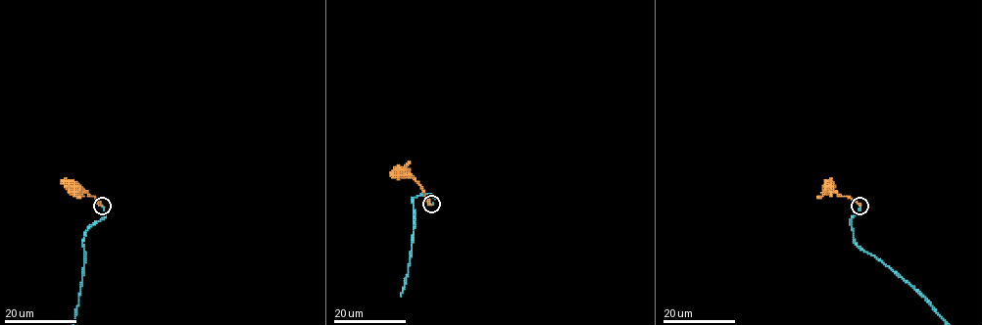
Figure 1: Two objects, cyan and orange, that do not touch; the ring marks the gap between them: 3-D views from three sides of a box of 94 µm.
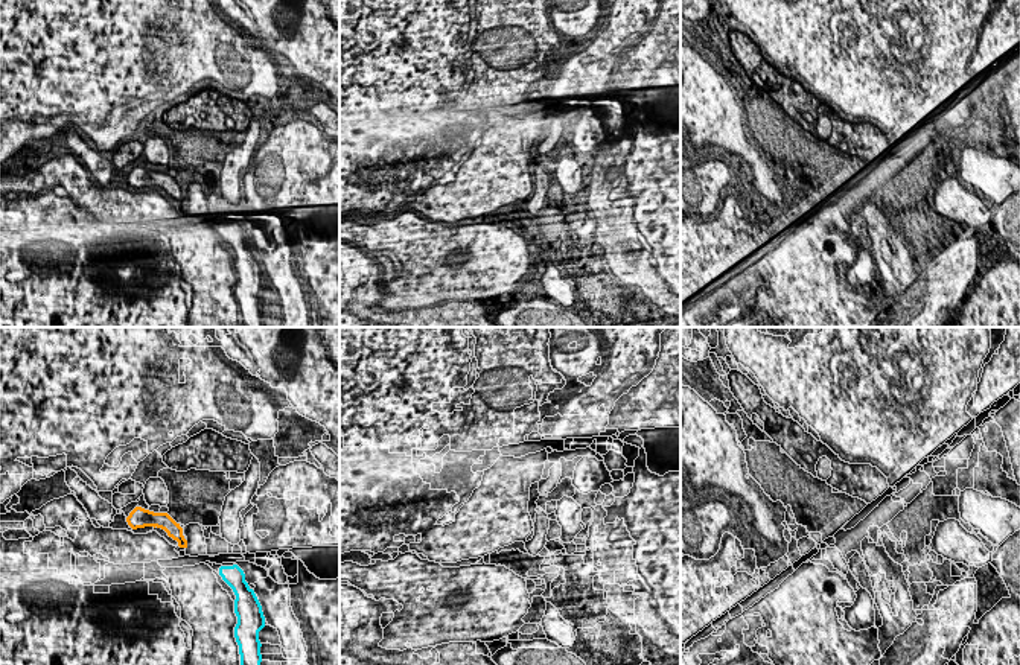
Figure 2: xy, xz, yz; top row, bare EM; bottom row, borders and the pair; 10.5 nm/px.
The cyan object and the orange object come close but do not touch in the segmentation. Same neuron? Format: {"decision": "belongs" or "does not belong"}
{"decision": "belongs"}

